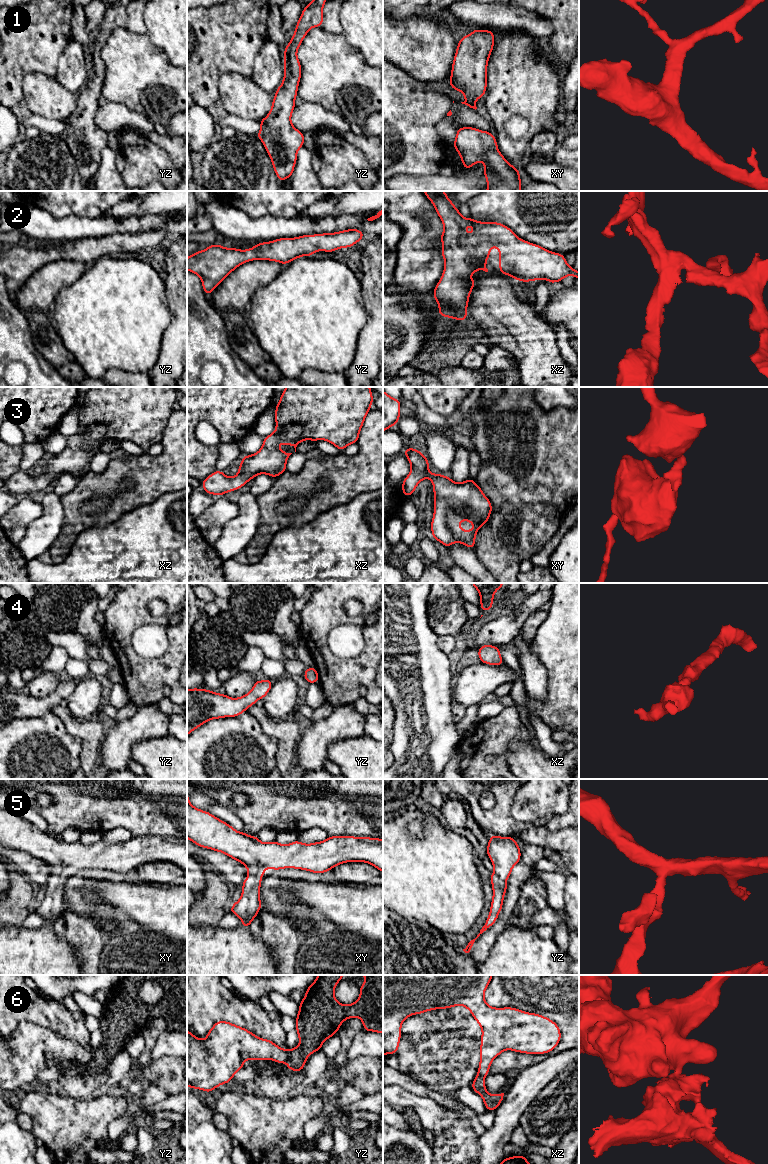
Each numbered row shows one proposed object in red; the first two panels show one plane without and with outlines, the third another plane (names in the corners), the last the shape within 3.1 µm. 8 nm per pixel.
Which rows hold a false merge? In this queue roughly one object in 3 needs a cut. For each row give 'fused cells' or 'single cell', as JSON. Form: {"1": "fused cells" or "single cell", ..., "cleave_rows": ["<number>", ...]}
{"1": "single cell", "2": "single cell", "3": "single cell", "4": "single cell", "5": "single cell", "6": "fused cells", "cleave_rows": ["6"]}

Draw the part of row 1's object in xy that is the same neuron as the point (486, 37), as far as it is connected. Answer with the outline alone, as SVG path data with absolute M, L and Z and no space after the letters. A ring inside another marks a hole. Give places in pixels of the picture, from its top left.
M473 28L473 32L464 35L457 44L454 56L450 87L462 92L466 98L462 104L470 108L477 109L476 100L484 97L487 88L487 65L495 43L494 34L491 30L478 30Z

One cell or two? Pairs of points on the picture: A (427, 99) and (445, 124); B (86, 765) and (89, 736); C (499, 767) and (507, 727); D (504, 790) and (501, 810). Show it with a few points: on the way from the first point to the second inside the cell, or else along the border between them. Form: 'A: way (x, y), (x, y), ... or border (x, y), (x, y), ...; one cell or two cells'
A: border (446, 115), (436, 124), (436, 132), (444, 142); two cells
B: way (88, 758), (89, 743); one cell
C: way (500, 757), (500, 737); one cell
D: way (503, 795), (503, 805); one cell

